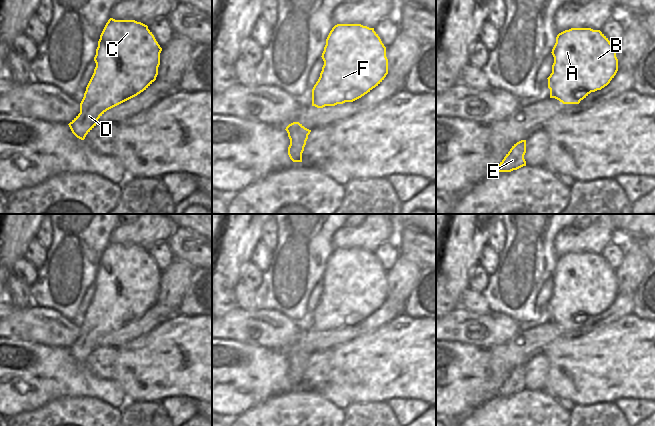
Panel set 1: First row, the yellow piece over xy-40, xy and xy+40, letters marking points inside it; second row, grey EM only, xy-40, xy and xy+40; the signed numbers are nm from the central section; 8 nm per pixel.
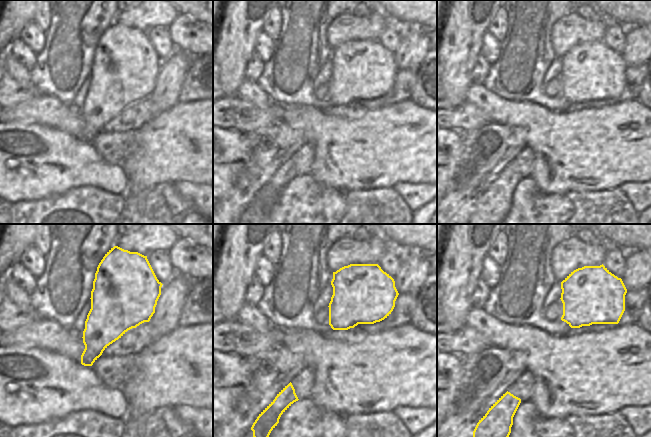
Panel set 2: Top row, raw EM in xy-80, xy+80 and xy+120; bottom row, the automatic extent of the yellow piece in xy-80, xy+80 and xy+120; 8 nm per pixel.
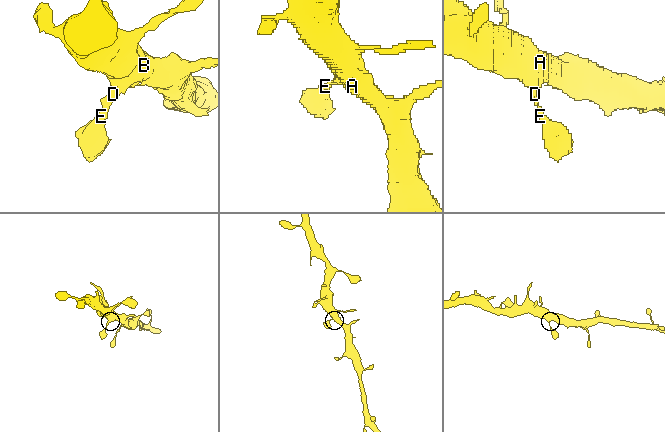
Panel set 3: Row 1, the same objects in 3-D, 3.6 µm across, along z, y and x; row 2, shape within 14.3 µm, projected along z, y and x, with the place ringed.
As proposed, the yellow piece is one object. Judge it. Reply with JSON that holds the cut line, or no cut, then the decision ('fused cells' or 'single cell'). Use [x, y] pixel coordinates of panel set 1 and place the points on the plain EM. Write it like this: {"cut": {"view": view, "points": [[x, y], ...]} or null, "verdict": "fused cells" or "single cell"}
{"cut": null, "verdict": "single cell"}

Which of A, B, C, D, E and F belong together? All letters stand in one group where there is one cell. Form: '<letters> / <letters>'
A B C D E F

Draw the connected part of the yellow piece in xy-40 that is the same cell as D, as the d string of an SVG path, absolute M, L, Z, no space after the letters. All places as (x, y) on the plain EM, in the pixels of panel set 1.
M110 242L98 265L94 281L96 291L80 327L80 337L68 348L72 357L84 364L107 334L146 314L158 299L161 275L147 249L135 244Z

